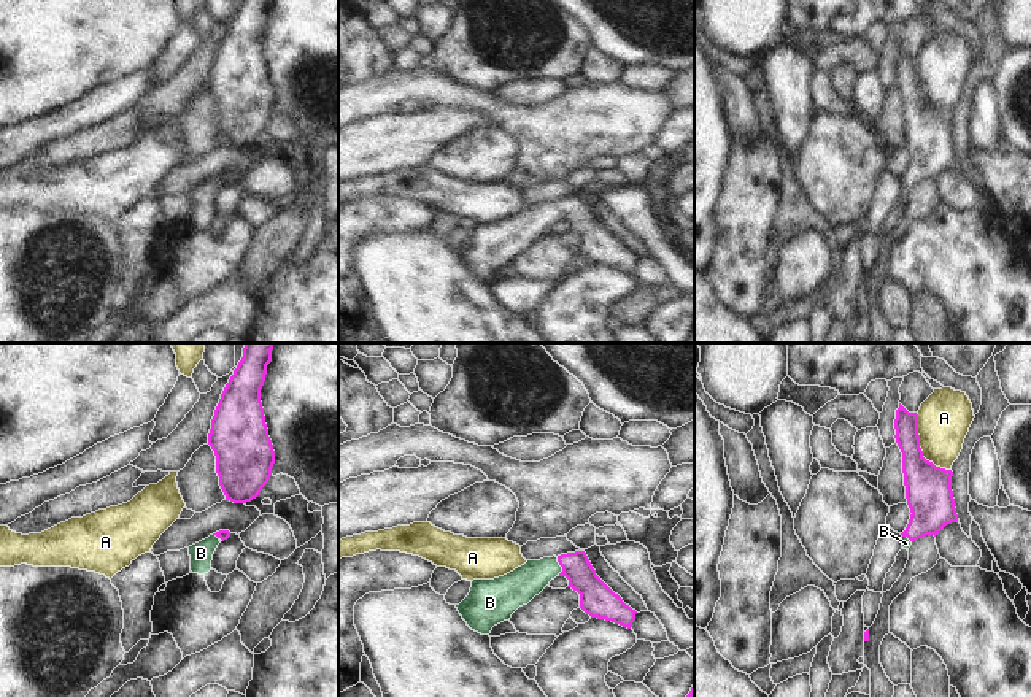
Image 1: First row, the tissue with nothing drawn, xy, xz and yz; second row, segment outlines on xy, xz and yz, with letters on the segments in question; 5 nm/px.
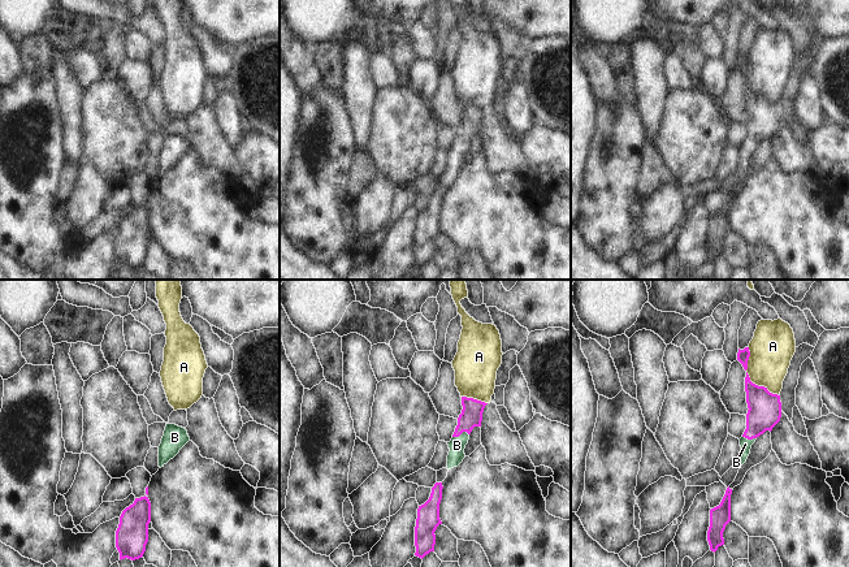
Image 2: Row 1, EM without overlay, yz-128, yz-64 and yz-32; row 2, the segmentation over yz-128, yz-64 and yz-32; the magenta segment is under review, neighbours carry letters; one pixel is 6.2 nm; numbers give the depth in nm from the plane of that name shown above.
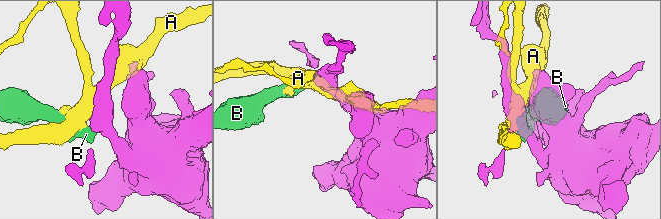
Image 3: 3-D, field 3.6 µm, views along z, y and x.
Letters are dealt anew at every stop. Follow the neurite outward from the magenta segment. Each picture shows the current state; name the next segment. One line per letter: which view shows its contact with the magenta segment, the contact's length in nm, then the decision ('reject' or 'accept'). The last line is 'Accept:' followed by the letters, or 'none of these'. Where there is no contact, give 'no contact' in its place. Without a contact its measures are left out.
A: meets magenta in yz; contact 340 nm long; reject
B: meets magenta in xz; contact 100 nm long; accept
Accept: B

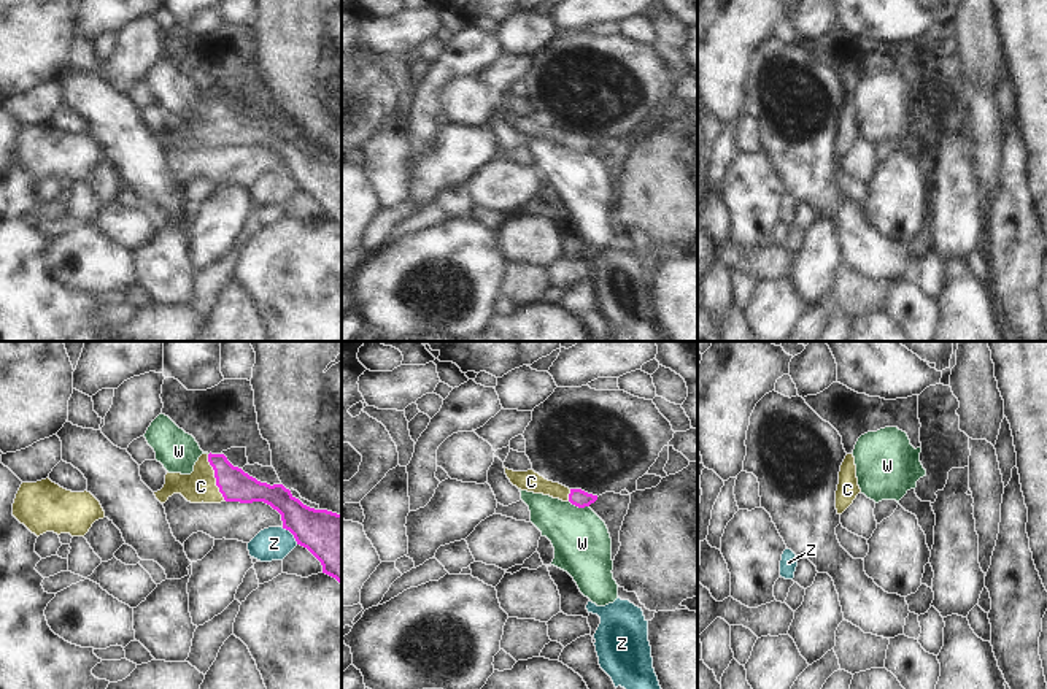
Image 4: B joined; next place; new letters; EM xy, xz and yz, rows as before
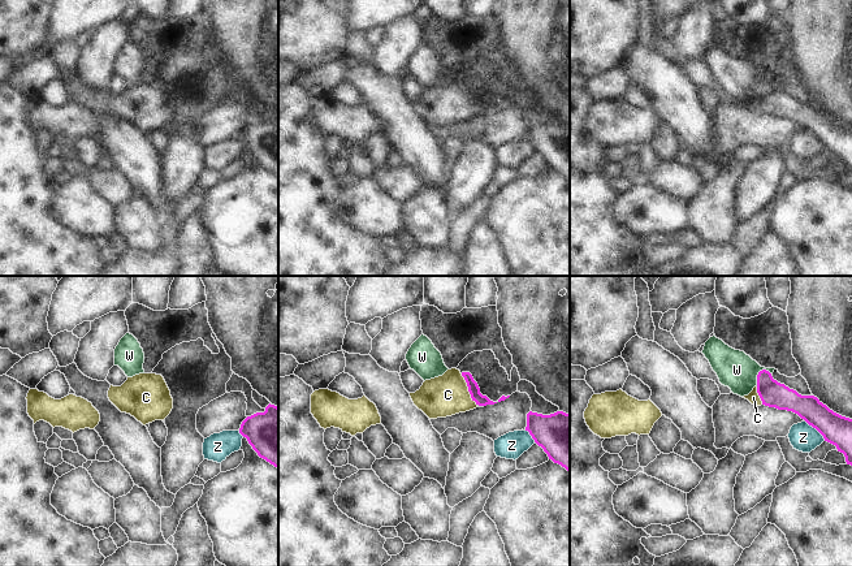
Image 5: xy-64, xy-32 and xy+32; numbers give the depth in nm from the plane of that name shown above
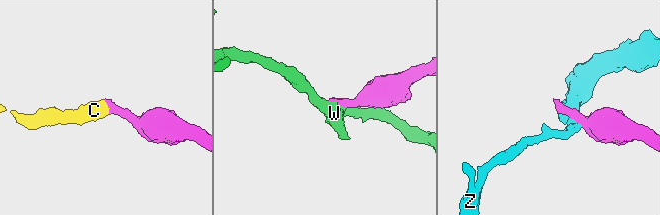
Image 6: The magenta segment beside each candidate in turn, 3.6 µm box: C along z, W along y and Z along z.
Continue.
C: meets magenta in xy; contact 260 nm long; accept
W: meets magenta in xz; contact 110 nm long; reject
Z: meets magenta in xy; contact 120 nm long; reject
Accept: C

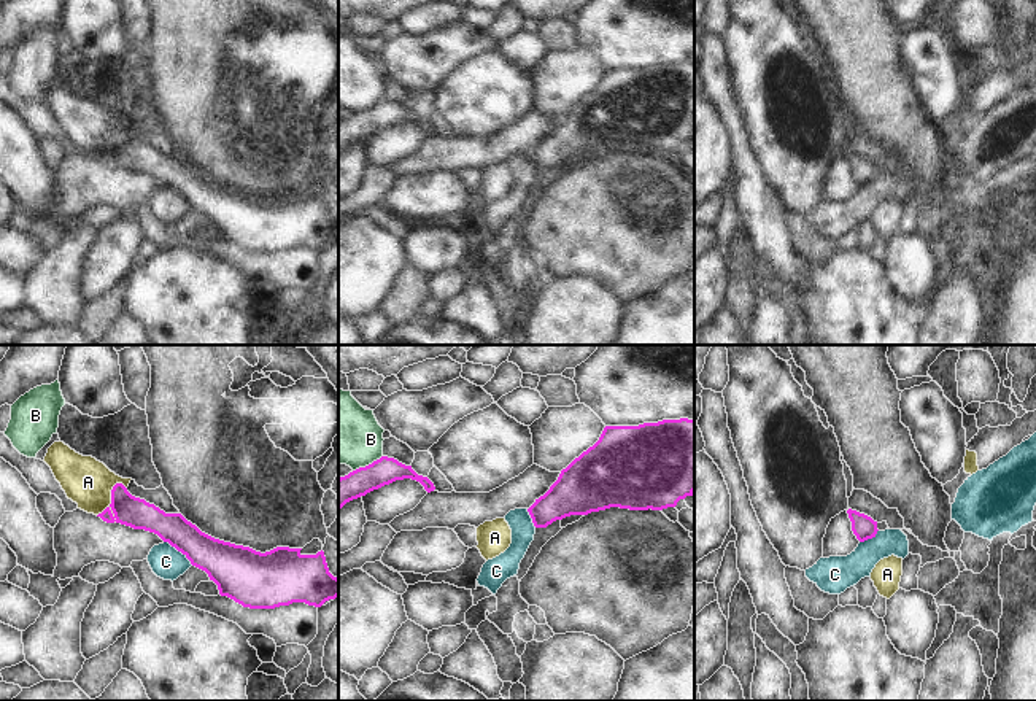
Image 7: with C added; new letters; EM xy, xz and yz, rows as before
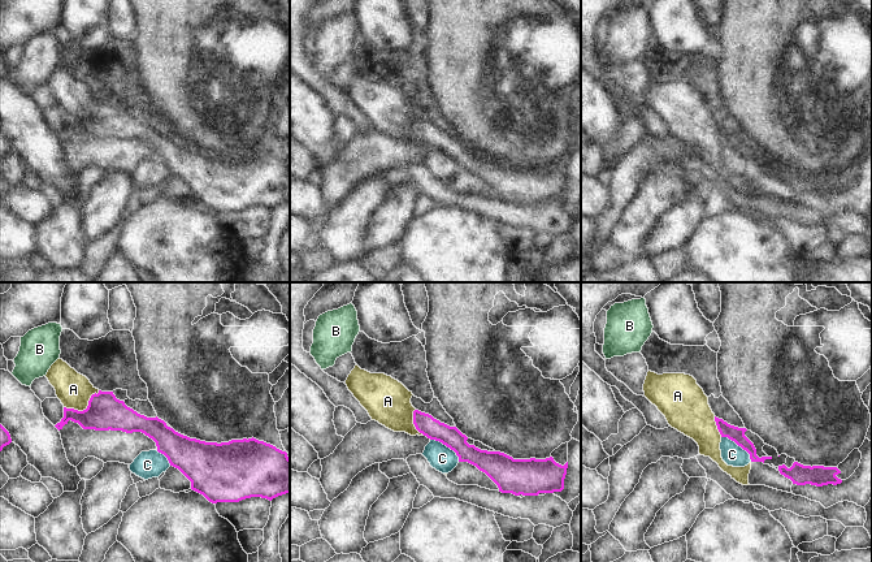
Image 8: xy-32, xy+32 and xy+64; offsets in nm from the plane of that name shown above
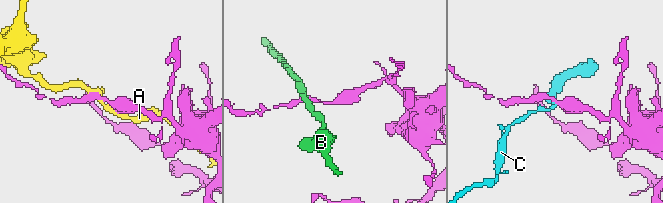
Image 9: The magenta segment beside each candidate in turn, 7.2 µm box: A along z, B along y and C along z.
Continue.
A: meets magenta in xy; contact 220 nm long; reject
B: meets magenta in xz; contact 170 nm long; reject
C: meets magenta in xy; contact 200 nm long; reject
Accept: none of these

